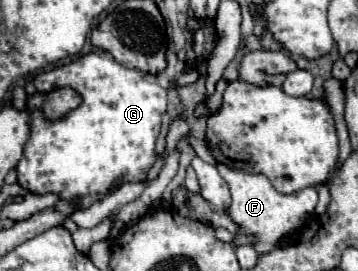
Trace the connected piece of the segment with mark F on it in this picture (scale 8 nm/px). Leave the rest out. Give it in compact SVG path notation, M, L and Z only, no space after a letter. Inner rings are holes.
M222 163L218 165L218 171L226 179L226 183L230 187L230 195L232 195L232 205L230 205L228 213L242 227L234 245L250 243L256 247L256 251L260 255L270 253L280 243L280 239L288 231L298 229L304 223L304 219L308 215L312 215L312 211L316 207L316 201L318 201L316 187L306 187L296 193L284 195L284 193L278 193L274 189L274 185L270 183L270 179L262 173L254 173L254 171L246 171L246 169L230 169L228 165L222 165Z

